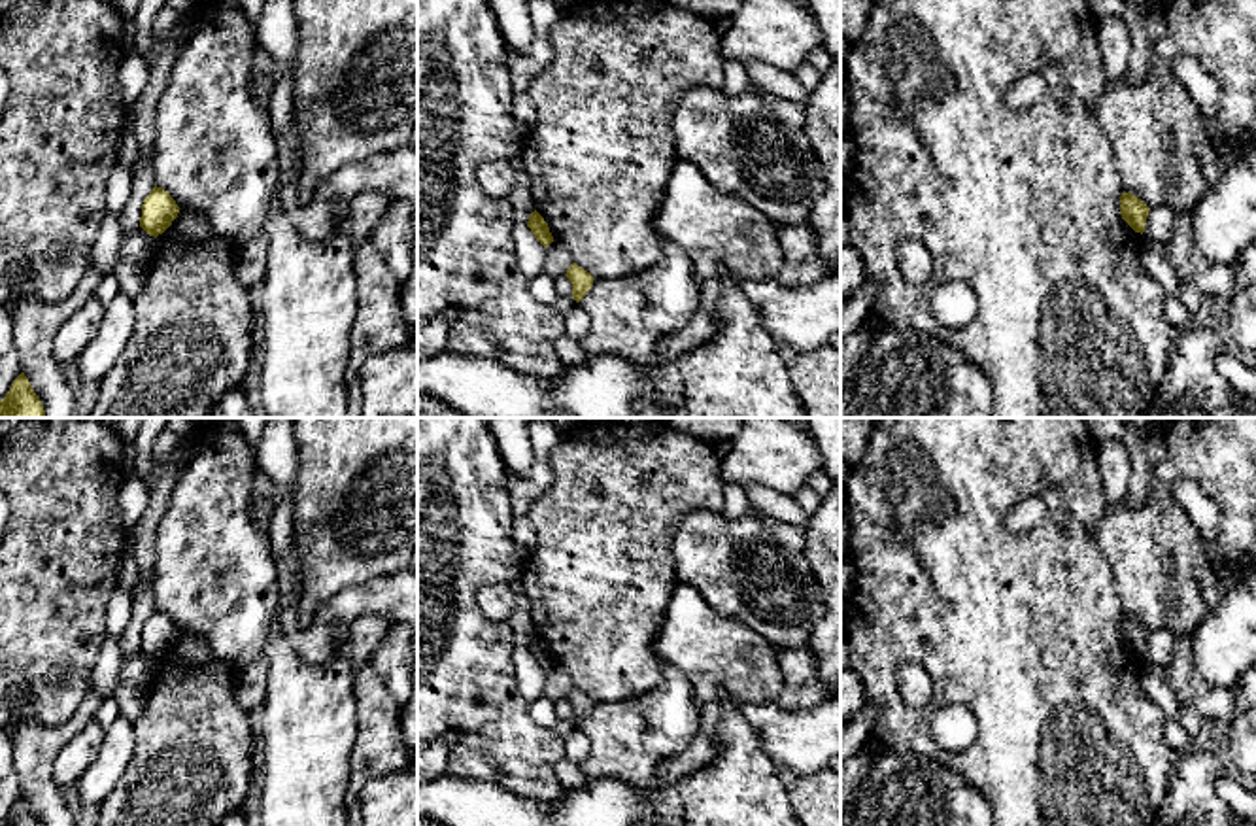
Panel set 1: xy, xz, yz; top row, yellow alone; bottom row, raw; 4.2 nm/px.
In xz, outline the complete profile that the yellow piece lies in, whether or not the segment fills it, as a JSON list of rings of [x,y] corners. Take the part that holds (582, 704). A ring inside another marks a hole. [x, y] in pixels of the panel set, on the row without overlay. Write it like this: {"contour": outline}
{"contour": [[[572,686],[569,690],[569,694],[567,694],[565,699],[572,707],[572,722],[576,726],[580,726],[587,718],[587,714],[591,713],[595,701],[587,694],[584,694],[582,690],[578,690],[576,686]]]}

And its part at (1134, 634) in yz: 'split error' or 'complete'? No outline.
complete

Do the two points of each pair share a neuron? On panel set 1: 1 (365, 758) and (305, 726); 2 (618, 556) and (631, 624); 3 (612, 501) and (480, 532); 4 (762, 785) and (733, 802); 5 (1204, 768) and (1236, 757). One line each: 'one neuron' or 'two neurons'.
1: two neurons
2: one neuron
3: two neurons
4: one neuron
5: two neurons

